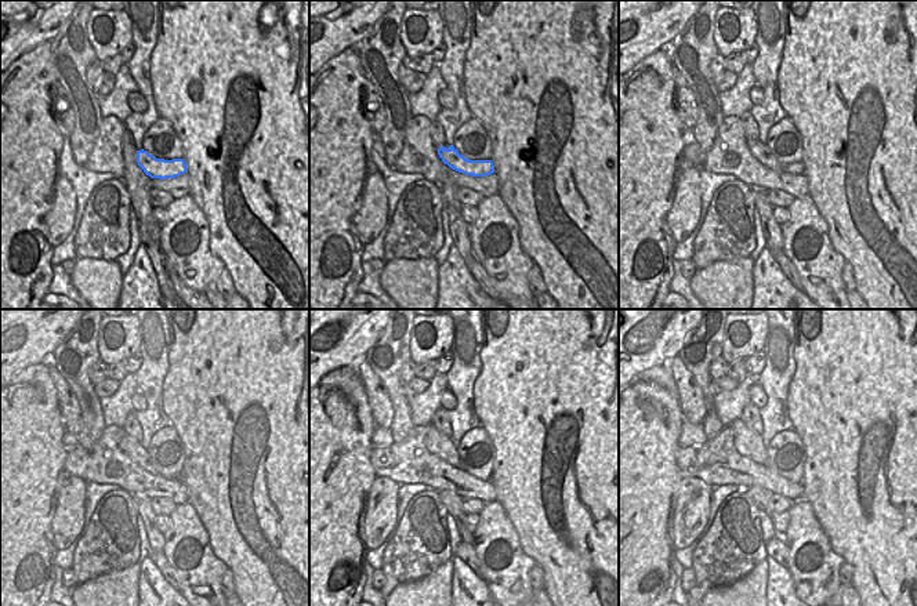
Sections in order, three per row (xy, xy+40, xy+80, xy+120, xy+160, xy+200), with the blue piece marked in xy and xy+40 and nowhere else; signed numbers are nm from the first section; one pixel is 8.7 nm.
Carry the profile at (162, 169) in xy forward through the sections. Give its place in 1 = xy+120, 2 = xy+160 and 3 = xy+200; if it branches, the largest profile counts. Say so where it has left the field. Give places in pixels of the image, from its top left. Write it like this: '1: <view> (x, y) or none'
1: xy+120 (145, 461)
2: xy+160 (455, 460)
3: xy+200 (763, 460)

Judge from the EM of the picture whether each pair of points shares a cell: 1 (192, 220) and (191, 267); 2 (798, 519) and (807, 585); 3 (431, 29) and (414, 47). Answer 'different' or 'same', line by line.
1: same
2: same
3: same

